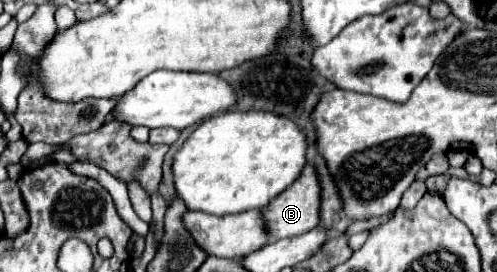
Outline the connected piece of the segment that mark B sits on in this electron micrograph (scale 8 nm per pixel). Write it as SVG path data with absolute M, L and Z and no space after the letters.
M307 165L303 175L281 195L277 195L267 207L265 207L265 223L269 229L269 235L273 239L283 239L283 237L295 237L303 235L319 225L319 213L321 213L321 185L319 185L319 175L313 165Z

